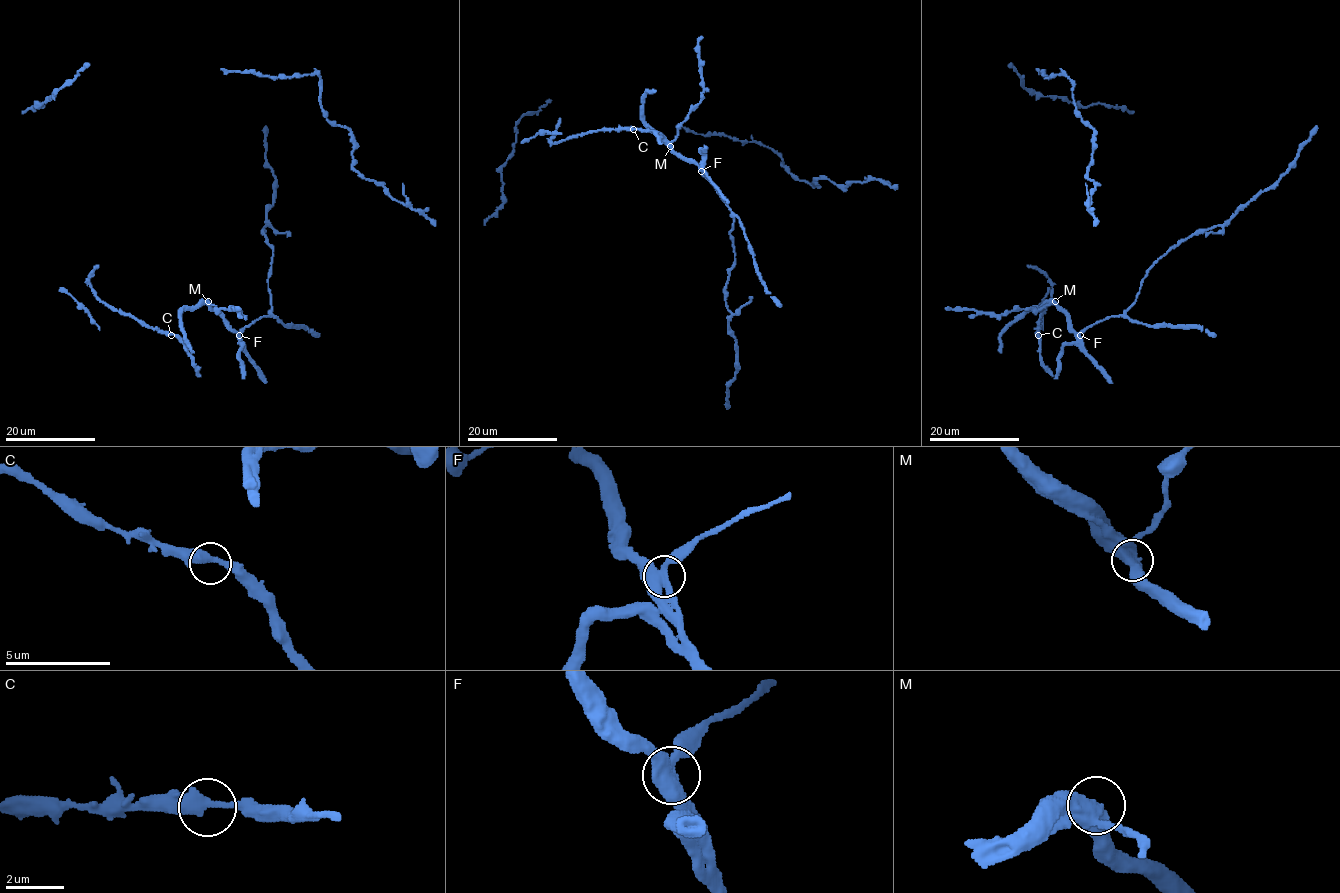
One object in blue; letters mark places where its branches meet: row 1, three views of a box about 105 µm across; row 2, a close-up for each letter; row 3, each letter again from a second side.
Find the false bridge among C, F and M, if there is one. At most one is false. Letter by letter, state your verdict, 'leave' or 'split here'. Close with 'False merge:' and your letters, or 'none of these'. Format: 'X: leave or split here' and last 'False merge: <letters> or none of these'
C: leave
F: leave
M: leave
False merge: none of these

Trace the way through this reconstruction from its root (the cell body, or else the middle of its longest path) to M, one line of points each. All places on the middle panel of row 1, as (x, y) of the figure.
M: (692, 163), (680, 157), (670, 146)

